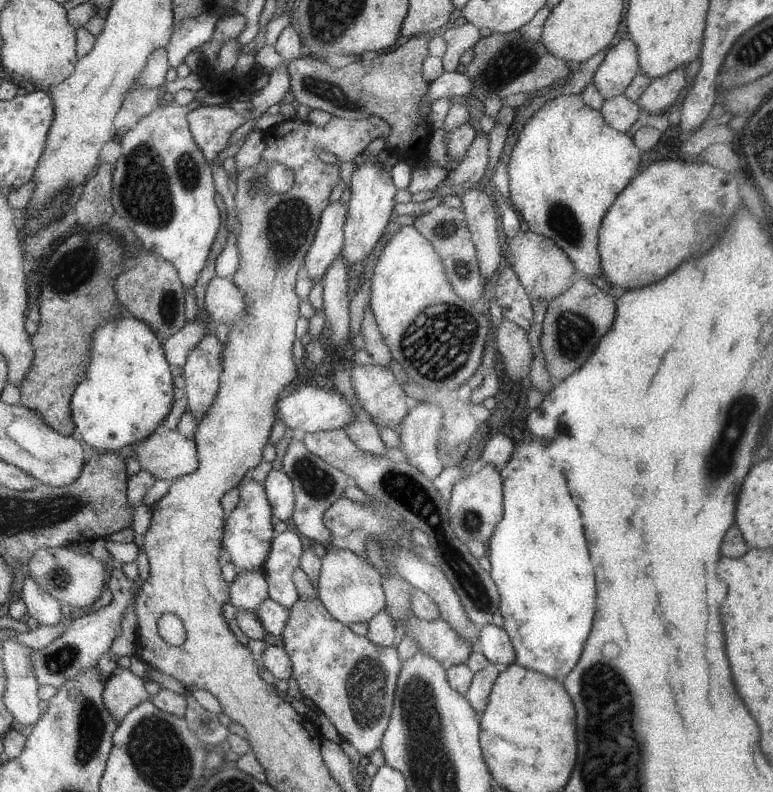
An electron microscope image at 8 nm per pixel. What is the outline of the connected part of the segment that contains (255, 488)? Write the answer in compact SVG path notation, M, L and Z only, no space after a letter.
M250 480L241 488L239 503L225 516L221 538L222 561L229 562L237 572L261 572L275 536L271 525L270 505L261 484Z

